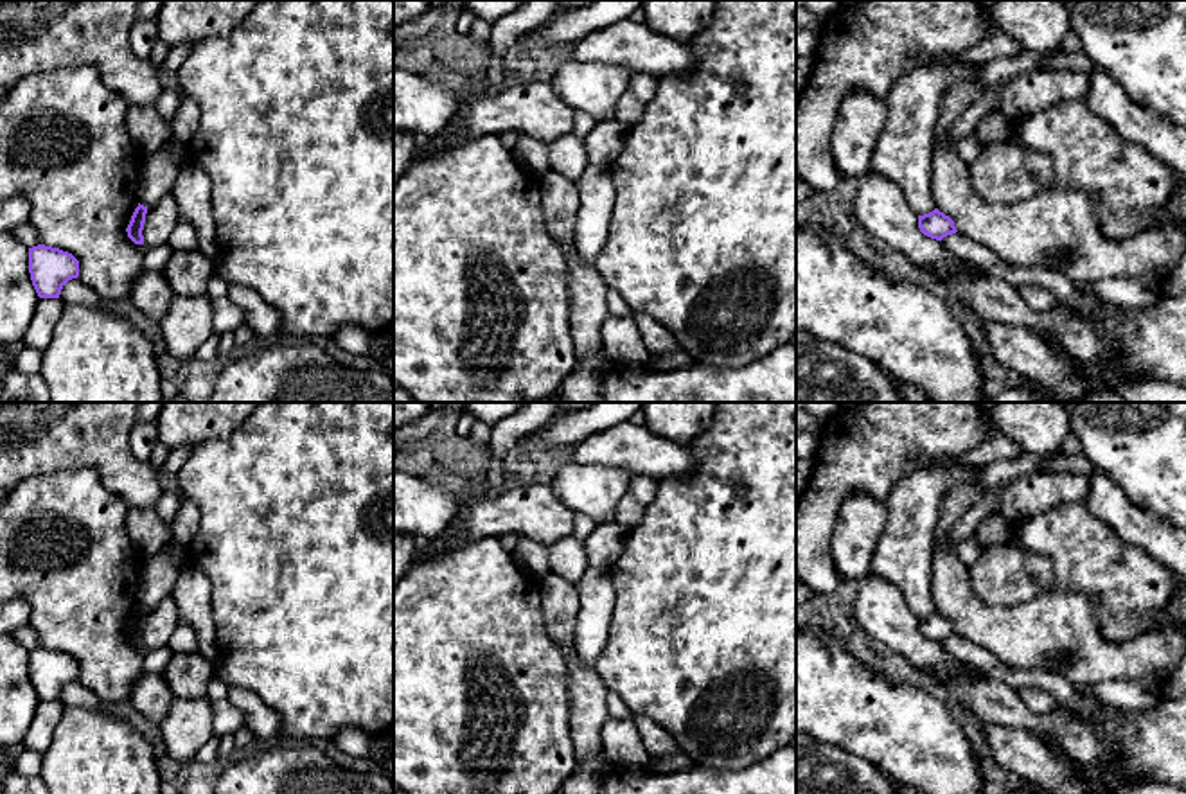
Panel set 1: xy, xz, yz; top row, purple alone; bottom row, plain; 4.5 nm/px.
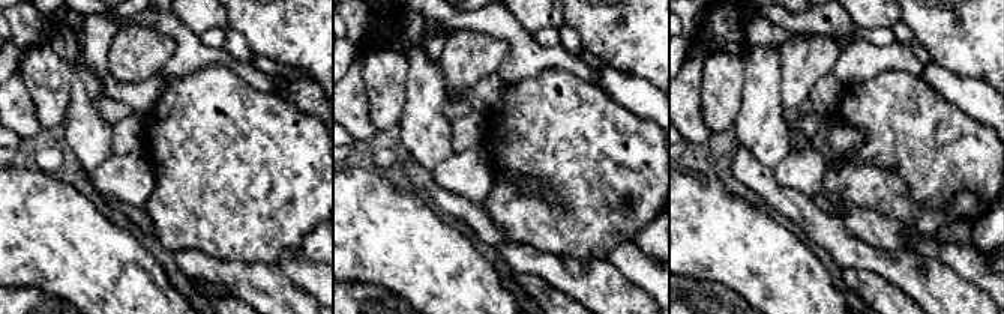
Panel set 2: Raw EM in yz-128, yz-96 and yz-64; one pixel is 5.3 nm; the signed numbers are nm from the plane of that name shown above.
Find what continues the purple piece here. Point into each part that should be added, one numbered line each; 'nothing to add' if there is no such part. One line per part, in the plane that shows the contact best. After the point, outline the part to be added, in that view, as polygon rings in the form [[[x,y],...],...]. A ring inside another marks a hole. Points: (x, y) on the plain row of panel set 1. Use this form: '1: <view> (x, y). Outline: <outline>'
nothing to add

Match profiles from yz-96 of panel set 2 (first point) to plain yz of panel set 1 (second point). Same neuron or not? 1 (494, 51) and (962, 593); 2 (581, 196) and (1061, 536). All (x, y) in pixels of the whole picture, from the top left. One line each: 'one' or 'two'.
1: one
2: one

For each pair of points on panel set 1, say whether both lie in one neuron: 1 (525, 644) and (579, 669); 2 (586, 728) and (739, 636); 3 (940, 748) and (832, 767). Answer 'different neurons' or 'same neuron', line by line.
1: different neurons
2: different neurons
3: different neurons

